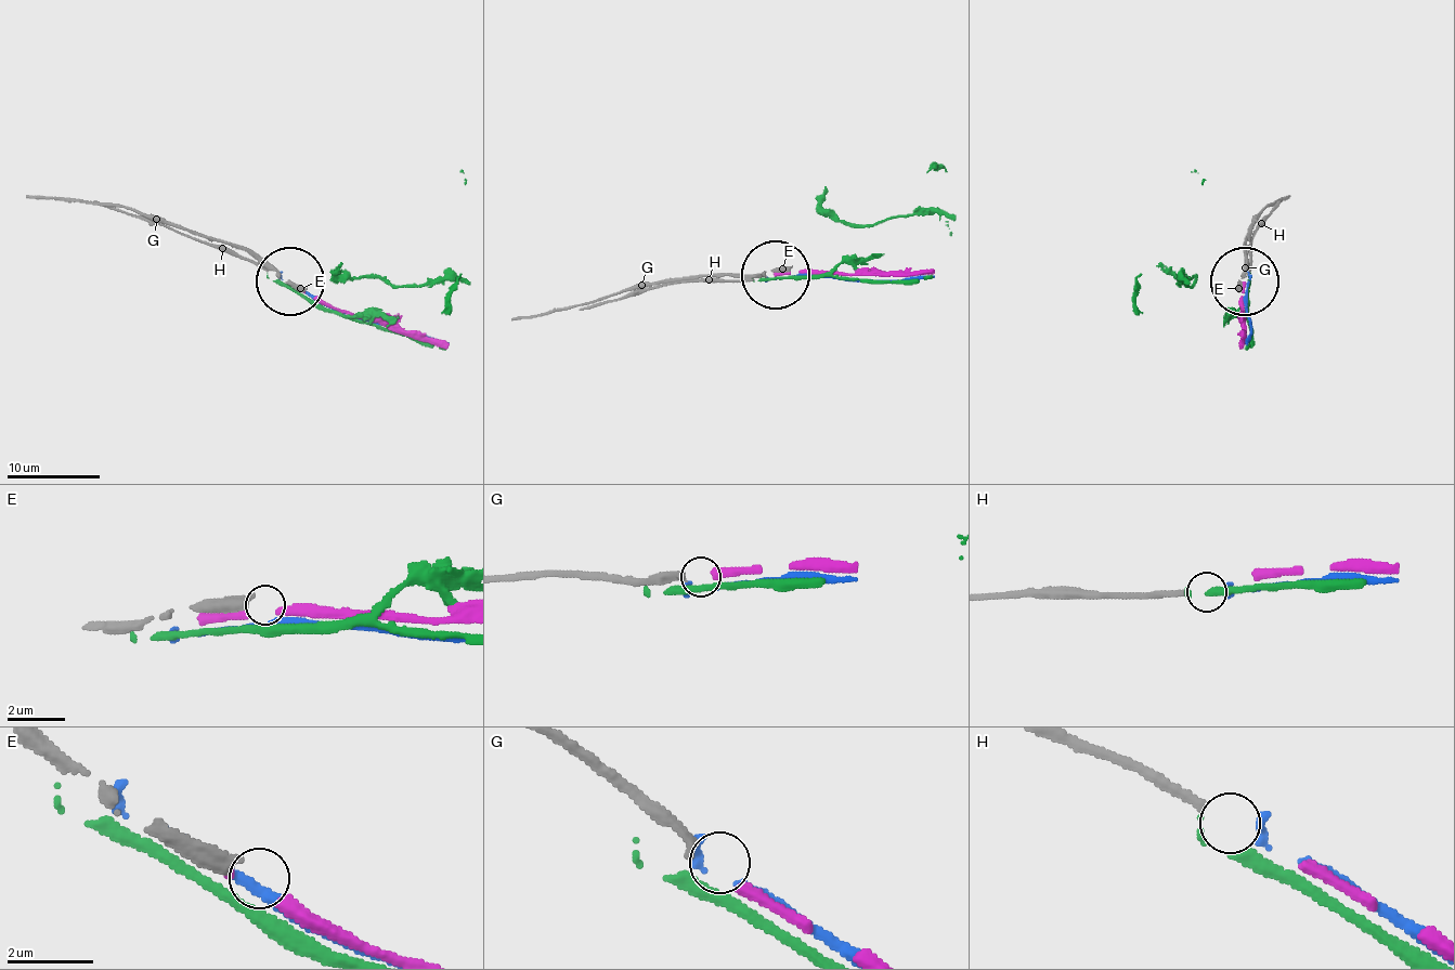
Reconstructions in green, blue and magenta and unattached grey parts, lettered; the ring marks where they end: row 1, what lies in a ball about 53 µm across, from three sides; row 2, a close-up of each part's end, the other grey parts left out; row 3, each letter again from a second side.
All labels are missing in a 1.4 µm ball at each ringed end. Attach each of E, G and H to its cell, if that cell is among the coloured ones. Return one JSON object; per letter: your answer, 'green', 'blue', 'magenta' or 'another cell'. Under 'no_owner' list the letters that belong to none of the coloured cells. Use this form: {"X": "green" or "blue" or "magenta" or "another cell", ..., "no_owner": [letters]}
{"E": "another cell", "G": "magenta", "H": "blue", "no_owner": ["E"]}

